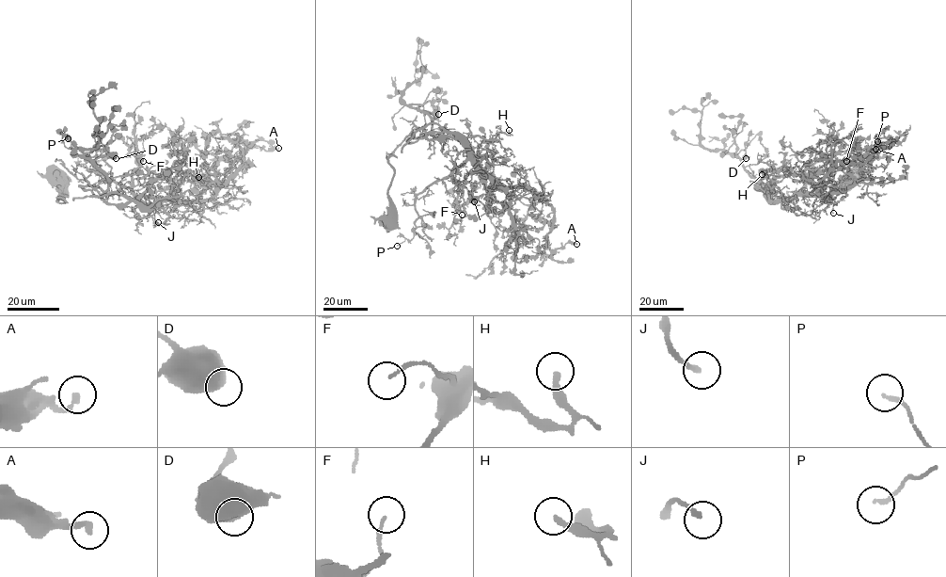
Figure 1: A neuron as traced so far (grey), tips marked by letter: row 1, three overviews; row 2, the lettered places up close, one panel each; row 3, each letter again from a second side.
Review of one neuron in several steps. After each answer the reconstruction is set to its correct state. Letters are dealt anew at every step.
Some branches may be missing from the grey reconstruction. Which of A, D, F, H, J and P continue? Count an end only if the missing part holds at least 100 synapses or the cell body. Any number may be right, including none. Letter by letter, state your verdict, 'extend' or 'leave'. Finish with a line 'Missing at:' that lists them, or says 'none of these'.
A: leave
D: leave
F: leave
H: leave
J: leave
P: leave
Missing at: none of these

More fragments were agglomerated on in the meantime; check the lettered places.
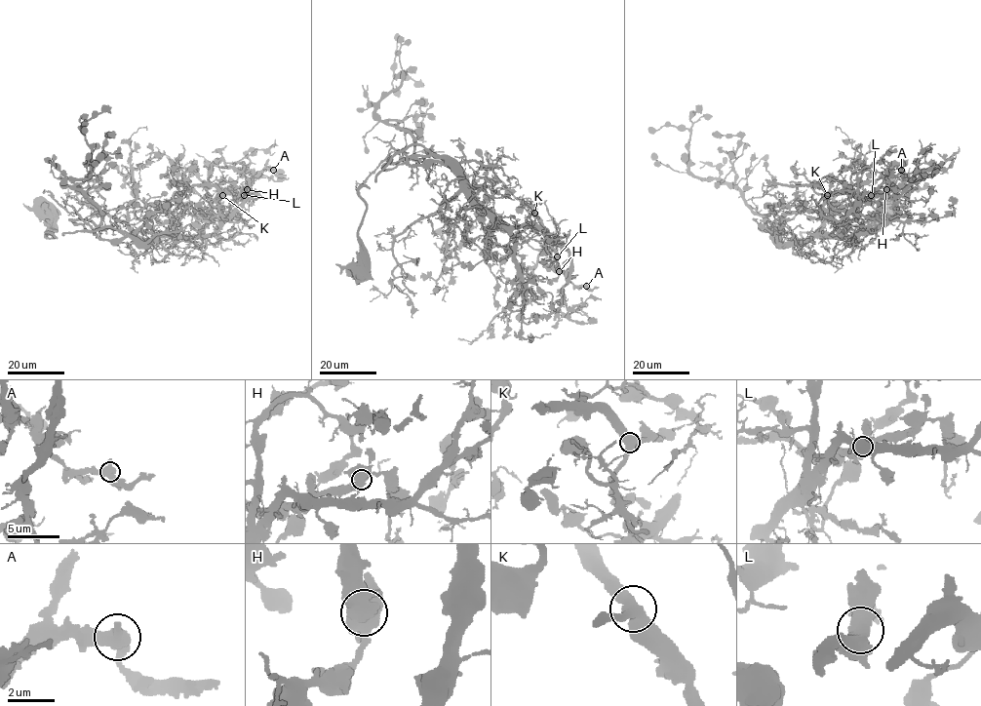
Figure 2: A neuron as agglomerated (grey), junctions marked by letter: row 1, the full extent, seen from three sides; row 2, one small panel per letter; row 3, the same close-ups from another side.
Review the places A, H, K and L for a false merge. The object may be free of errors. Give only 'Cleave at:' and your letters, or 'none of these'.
Cleave at: H

